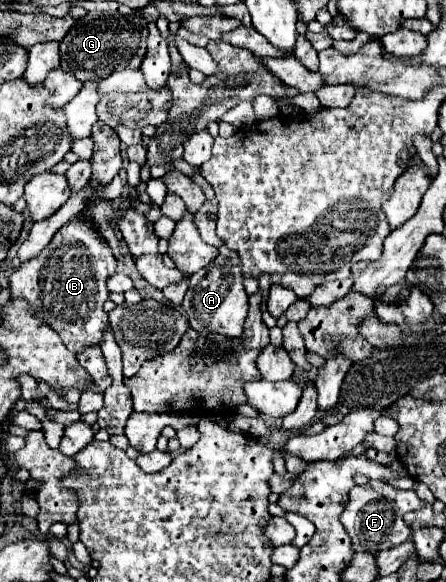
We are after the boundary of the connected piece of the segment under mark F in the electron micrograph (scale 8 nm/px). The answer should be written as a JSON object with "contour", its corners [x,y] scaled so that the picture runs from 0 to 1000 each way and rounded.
{"contour":[[[830,826],[825,837],[794,837],[785,847],[785,864],[762,885],[762,899],[780,912],[789,926],[789,940],[798,950],[807,947],[834,947],[834,954],[848,954],[861,943],[888,940],[906,933],[924,909],[906,899],[901,885],[910,878],[928,878],[942,871],[942,857],[928,844],[897,844],[874,837],[861,826]]]}

